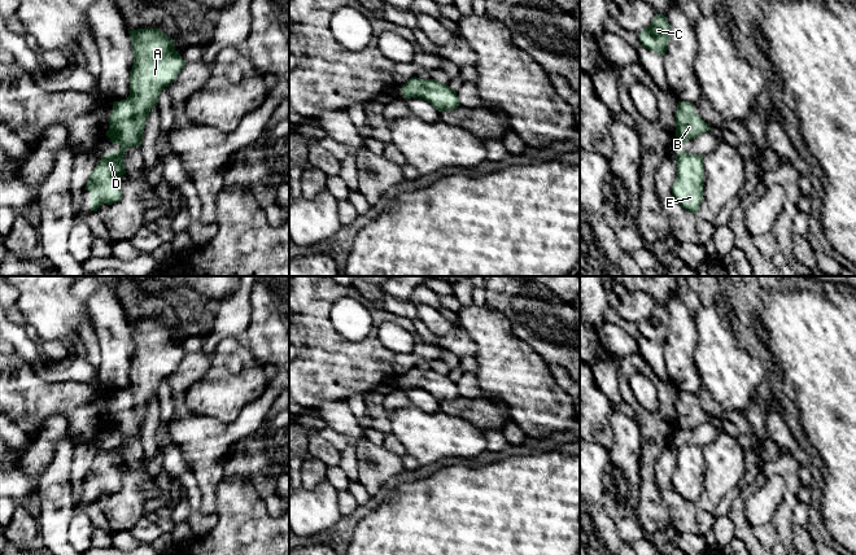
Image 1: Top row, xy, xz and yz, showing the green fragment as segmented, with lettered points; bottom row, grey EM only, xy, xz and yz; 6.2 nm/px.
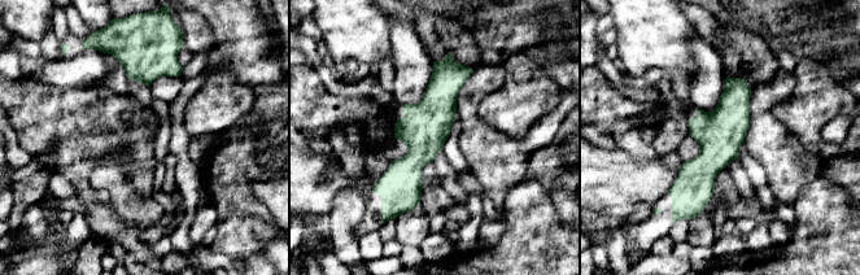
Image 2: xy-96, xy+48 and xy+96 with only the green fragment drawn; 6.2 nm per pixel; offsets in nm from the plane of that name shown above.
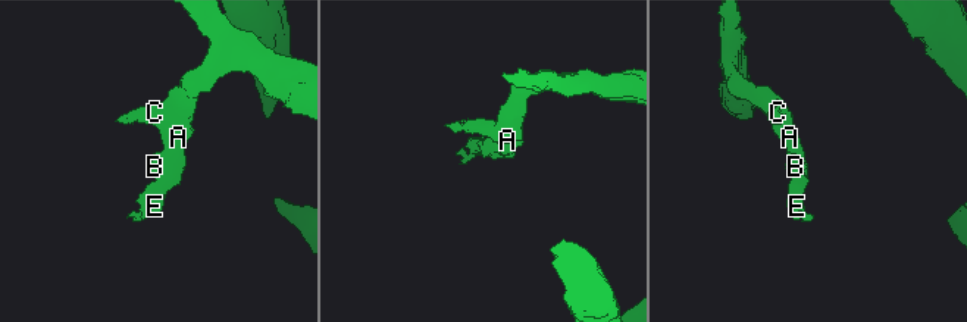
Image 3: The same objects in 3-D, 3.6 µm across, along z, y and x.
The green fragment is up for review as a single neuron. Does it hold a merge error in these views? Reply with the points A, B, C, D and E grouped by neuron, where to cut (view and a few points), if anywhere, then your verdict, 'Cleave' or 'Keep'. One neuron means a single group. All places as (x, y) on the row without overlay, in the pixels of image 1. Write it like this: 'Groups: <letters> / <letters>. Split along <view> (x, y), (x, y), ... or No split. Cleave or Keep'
Groups: A B C D E. No split. Keep

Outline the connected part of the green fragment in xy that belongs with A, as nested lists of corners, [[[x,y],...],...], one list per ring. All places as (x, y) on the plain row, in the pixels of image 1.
[[[160,319],[128,320],[134,342],[134,355],[130,362],[130,386],[126,390],[113,393],[113,403],[109,407],[106,427],[113,436],[118,434],[119,441],[112,441],[101,447],[92,462],[86,480],[91,484],[91,502],[97,502],[102,494],[115,494],[122,490],[121,468],[127,463],[125,458],[125,442],[131,437],[140,437],[145,419],[145,410],[150,399],[157,397],[158,386],[165,377],[169,377],[182,362],[185,351],[174,338],[174,331]]]

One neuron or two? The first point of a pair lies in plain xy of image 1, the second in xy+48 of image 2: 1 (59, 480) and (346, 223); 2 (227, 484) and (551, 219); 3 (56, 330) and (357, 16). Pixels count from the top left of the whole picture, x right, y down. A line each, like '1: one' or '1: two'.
1: one
2: one
3: one

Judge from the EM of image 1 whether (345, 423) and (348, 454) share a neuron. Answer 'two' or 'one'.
one

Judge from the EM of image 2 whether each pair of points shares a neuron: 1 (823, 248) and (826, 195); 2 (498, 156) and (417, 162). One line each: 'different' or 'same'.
1: same
2: different

